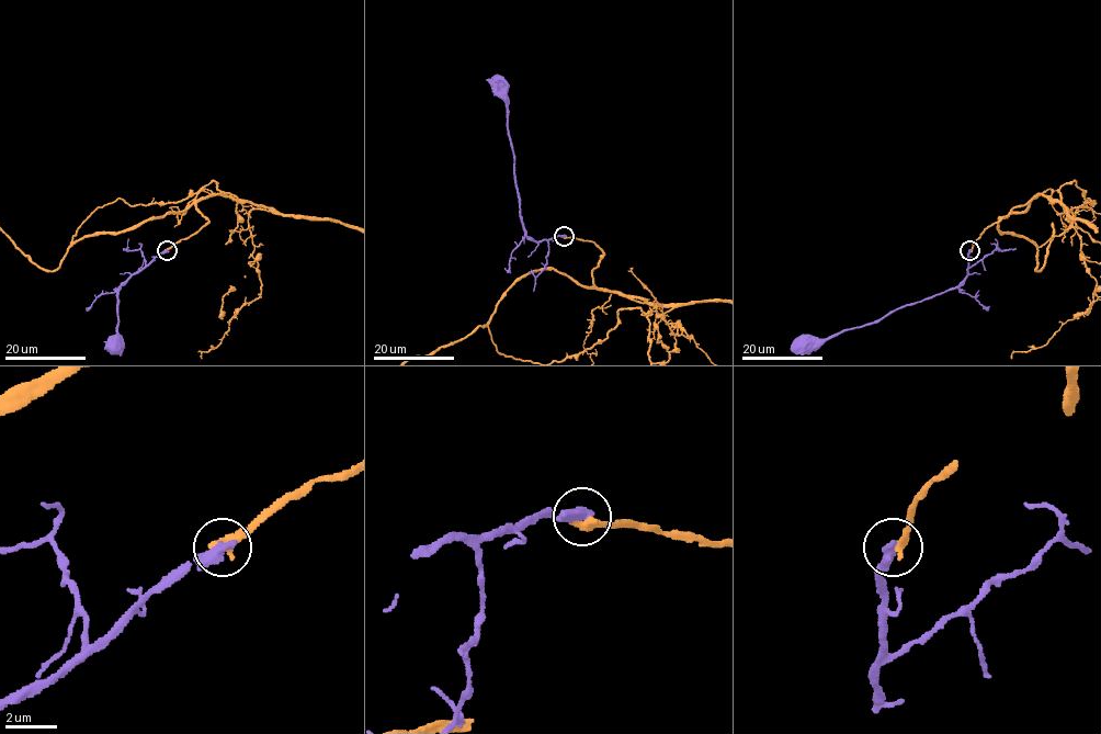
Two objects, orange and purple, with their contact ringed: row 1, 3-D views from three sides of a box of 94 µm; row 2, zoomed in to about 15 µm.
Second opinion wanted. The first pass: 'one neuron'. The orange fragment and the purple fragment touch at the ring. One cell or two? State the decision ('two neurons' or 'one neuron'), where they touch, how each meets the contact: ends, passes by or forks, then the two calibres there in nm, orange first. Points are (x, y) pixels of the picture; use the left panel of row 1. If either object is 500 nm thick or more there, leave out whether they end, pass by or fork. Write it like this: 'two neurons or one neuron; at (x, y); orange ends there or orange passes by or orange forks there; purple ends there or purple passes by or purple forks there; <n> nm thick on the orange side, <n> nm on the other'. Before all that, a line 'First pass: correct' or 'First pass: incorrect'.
First pass: incorrect
two neurons; at (167, 250); orange ends there; purple ends there; 360 nm thick on the orange side, 440 nm on the other

